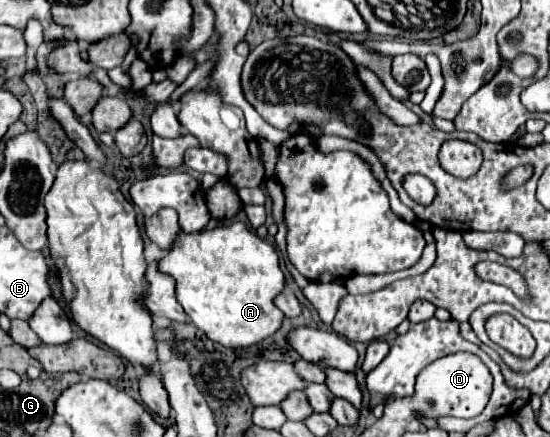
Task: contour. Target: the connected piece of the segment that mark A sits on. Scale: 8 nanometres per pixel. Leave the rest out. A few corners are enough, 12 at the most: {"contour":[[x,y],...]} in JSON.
{"contour":[[245,223],[179,233],[159,259],[211,341],[275,333],[285,275]]}

